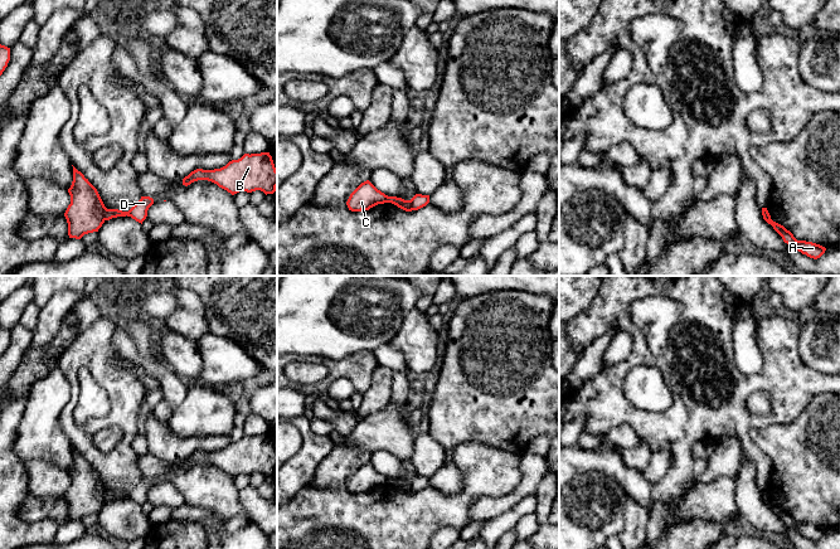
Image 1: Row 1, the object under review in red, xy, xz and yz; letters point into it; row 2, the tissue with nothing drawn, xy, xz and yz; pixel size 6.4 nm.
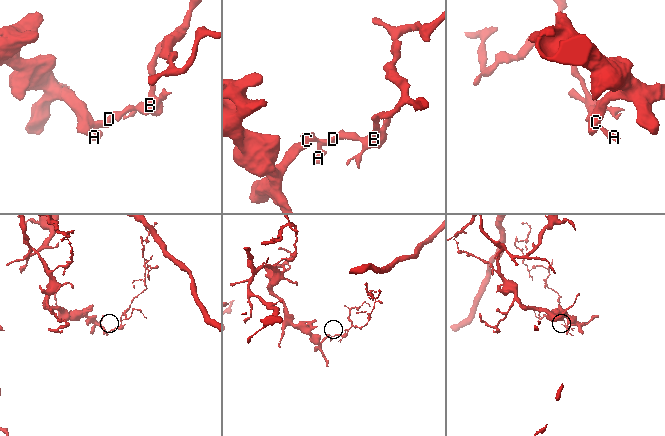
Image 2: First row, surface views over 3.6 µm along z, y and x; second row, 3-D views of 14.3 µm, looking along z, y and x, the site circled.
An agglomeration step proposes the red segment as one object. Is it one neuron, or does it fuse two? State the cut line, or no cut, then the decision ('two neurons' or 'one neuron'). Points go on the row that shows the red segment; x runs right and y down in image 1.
xy (105, 208), (106, 219) | two neurons

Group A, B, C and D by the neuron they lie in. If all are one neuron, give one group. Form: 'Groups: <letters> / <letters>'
Groups: A B D / C

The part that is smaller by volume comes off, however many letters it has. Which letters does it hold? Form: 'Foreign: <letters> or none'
Foreign: A, B, D

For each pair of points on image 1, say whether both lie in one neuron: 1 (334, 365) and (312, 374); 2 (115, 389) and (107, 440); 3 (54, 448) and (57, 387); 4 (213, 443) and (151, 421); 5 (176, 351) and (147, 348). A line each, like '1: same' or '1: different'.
1: different
2: different
3: same
4: same
5: different

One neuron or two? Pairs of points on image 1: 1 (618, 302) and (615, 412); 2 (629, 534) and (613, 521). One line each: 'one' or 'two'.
1: one
2: two

